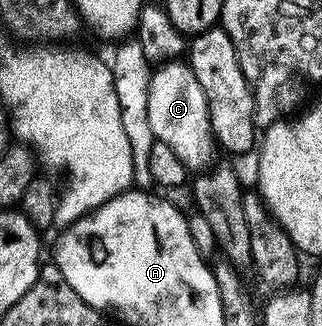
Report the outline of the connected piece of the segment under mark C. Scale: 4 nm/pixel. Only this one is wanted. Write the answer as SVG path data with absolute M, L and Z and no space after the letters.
M170 62L152 73L147 109L155 140L171 146L172 153L190 173L204 173L214 163L213 151L218 151L219 145L213 139L207 97L188 63Z

